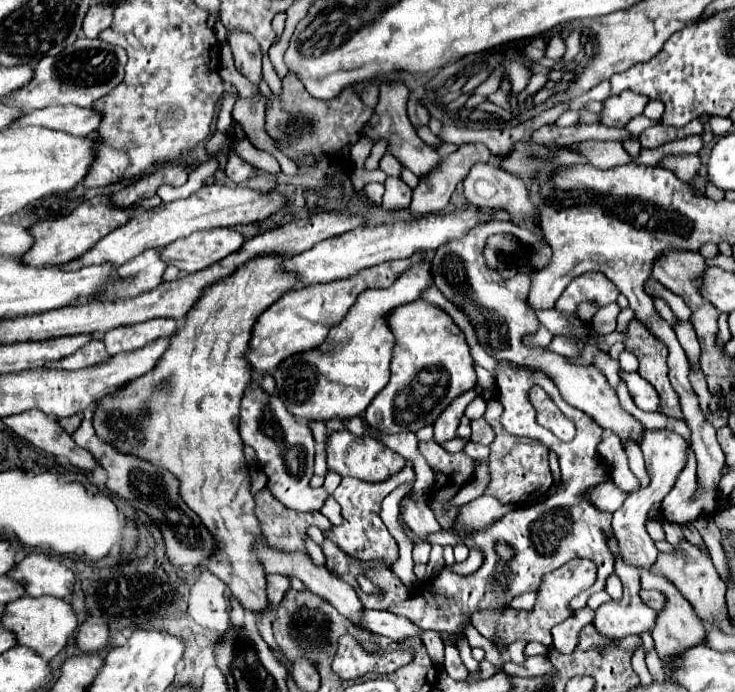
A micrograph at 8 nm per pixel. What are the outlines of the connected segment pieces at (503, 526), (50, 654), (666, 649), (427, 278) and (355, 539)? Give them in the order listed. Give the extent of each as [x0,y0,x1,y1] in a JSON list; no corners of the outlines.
[[389,361,615,633],[1,595,79,661],[641,569,705,663],[273,257,431,421],[325,461,415,565]]

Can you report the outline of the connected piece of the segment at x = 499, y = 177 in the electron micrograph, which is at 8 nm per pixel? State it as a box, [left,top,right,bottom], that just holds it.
[463,161,537,217]

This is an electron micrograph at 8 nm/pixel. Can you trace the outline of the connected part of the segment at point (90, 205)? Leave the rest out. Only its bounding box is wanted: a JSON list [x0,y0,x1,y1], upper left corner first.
[21,197,131,267]

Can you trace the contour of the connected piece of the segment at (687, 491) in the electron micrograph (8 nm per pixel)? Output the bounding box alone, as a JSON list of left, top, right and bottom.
[662,453,717,525]

